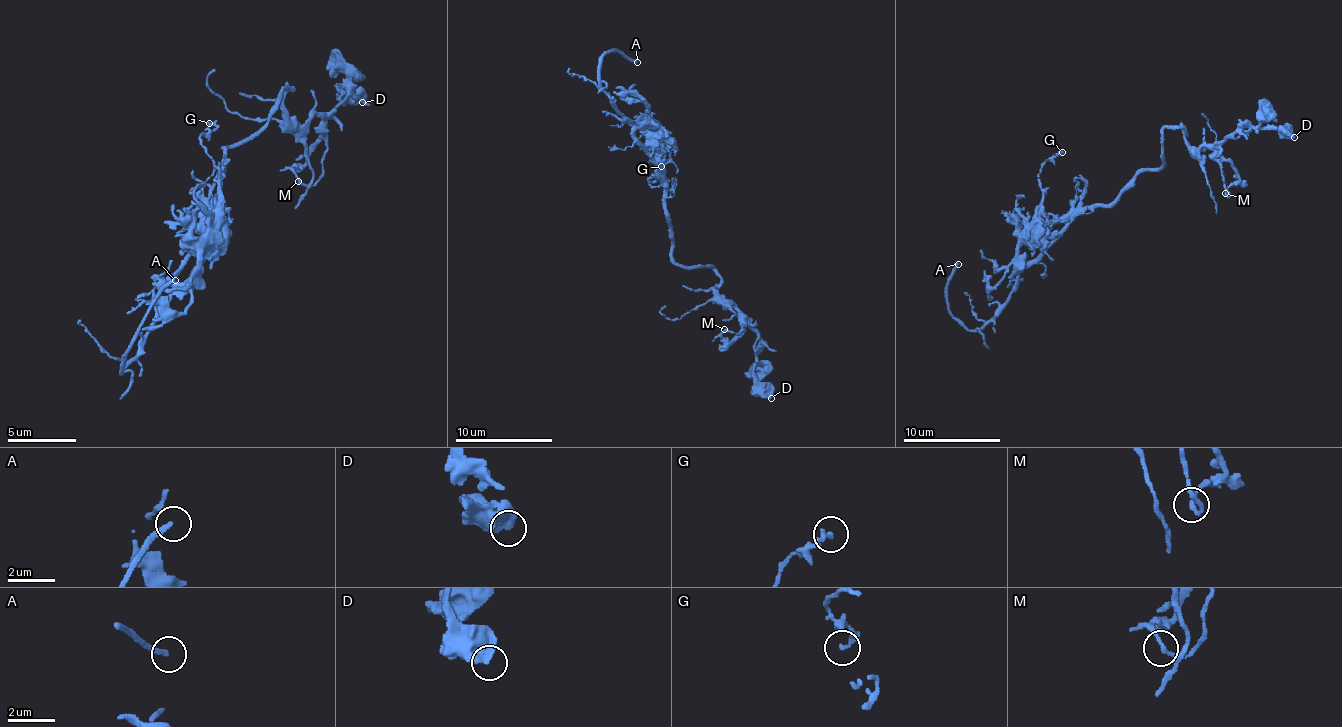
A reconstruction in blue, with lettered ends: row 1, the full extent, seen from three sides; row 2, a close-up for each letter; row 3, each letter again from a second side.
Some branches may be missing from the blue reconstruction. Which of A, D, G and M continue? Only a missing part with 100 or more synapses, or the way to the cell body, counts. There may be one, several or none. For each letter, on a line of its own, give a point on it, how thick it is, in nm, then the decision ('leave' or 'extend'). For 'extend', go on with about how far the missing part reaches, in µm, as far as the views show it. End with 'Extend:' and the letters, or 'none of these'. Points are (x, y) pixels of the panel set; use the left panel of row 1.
A: (175, 280) | 220 nm | extend | 40 µm
D: (362, 102) | 400 nm | leave
G: (209, 123) | 180 nm | leave
M: (298, 181) | 120 nm | leave
Extend: A

